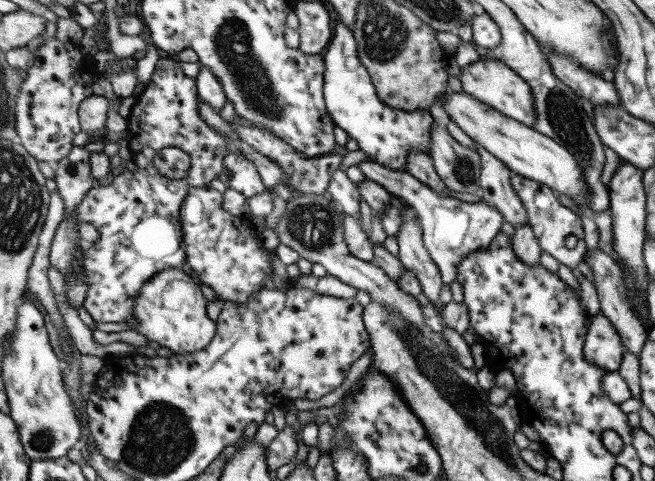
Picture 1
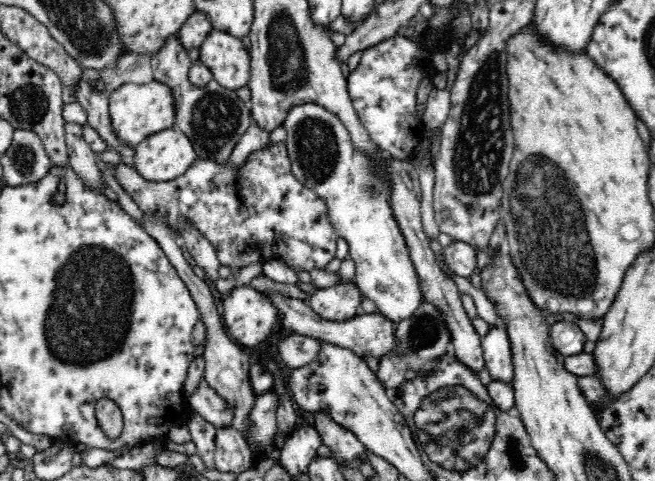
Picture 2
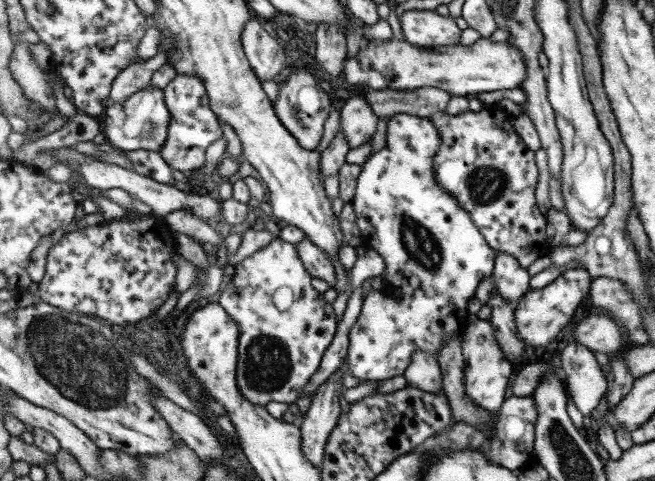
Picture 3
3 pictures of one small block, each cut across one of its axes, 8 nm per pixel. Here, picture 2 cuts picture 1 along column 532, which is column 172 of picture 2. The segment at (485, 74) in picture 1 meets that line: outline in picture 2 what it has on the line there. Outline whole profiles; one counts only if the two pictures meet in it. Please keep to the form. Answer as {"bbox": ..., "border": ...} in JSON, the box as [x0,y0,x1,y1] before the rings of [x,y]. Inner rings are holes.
{"bbox":[108,79,176,146],"border":[[[152,79],[144,84],[128,83],[119,86],[108,96],[110,117],[122,141],[136,146],[160,129],[172,128],[176,123],[176,97],[172,87],[164,81]]]}

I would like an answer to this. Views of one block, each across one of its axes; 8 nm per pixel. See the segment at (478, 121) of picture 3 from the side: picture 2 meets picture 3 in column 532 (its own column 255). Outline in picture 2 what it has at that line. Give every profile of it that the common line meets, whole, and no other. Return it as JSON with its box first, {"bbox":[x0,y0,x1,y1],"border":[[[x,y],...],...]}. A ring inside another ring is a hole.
{"bbox":[110,141,339,272],"border":[[[284,141],[249,152],[240,166],[233,166],[229,158],[228,161],[222,162],[212,157],[197,158],[184,175],[168,182],[151,182],[143,178],[136,169],[122,164],[110,164],[110,167],[113,177],[144,214],[168,219],[171,228],[179,237],[176,219],[180,216],[190,219],[214,246],[221,264],[233,270],[250,264],[264,265],[272,260],[279,260],[294,272],[310,272],[324,270],[336,258],[339,233],[330,221],[327,198],[319,196],[315,190],[294,177]]]}

